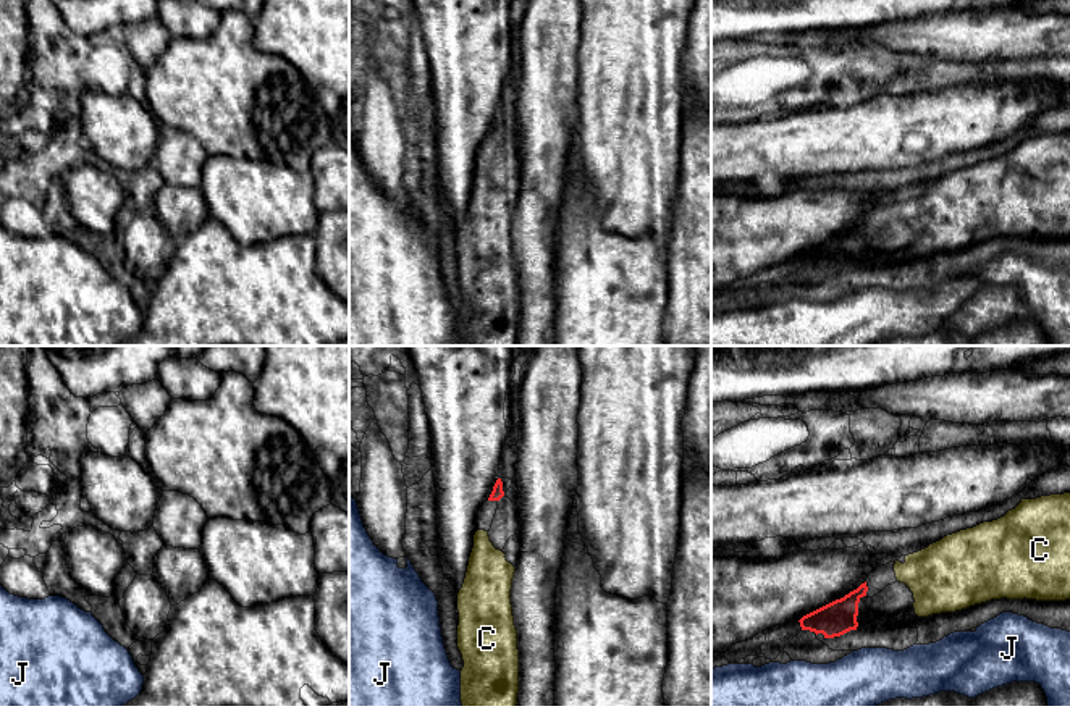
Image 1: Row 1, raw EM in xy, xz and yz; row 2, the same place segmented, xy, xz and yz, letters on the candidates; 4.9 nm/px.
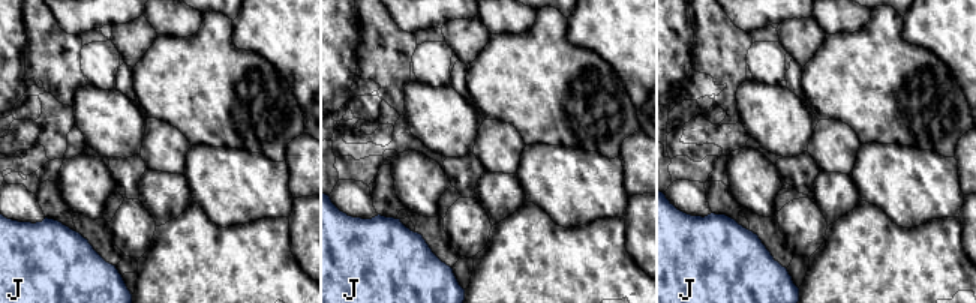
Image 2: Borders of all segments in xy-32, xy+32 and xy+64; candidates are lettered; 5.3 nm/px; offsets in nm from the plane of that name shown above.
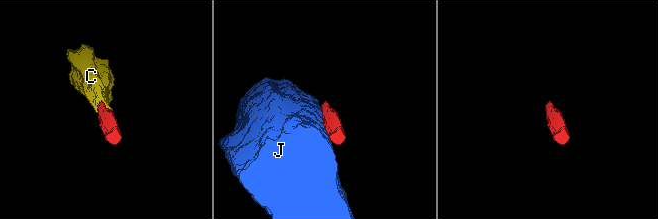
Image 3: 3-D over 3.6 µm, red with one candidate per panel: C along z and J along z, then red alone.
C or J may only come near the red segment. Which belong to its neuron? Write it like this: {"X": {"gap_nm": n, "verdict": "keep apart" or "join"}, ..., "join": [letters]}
{"C": {"gap_nm": 150, "verdict": "join"}, "J": {"gap_nm": 100, "verdict": "keep apart"}, "join": ["C"]}

